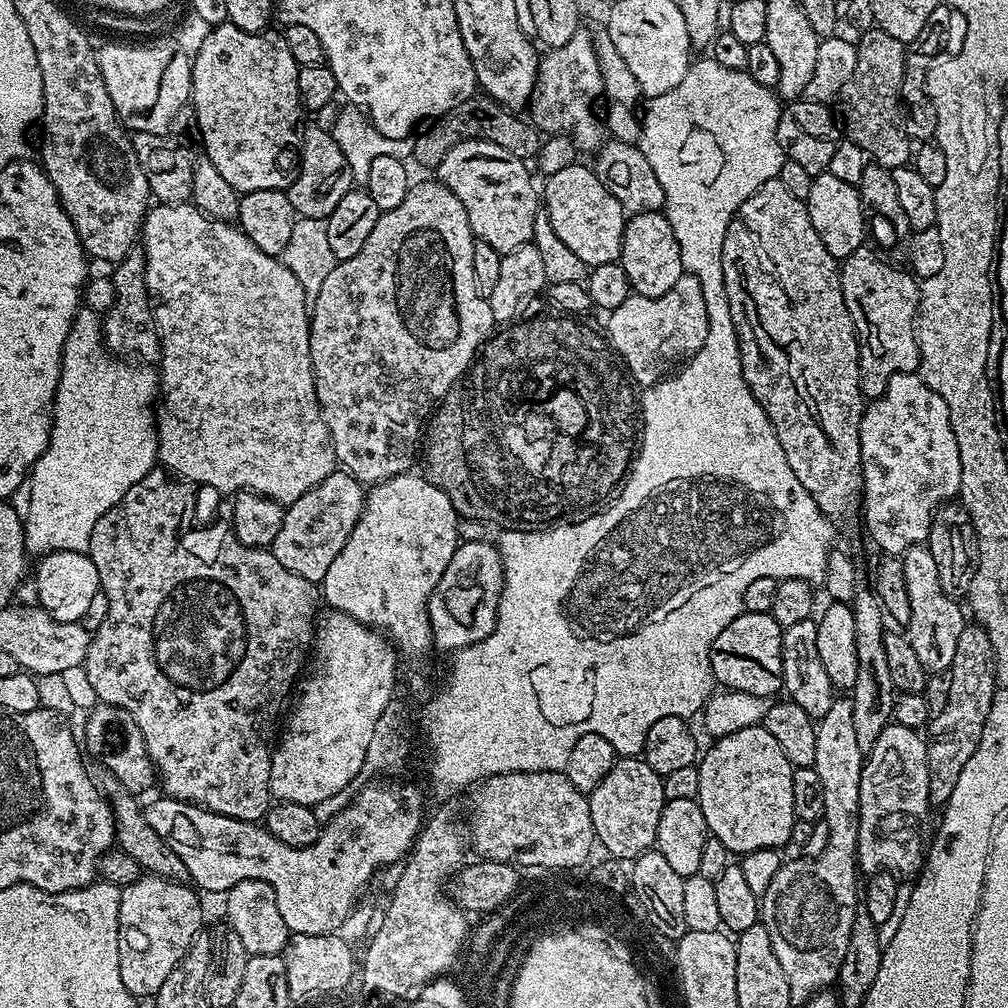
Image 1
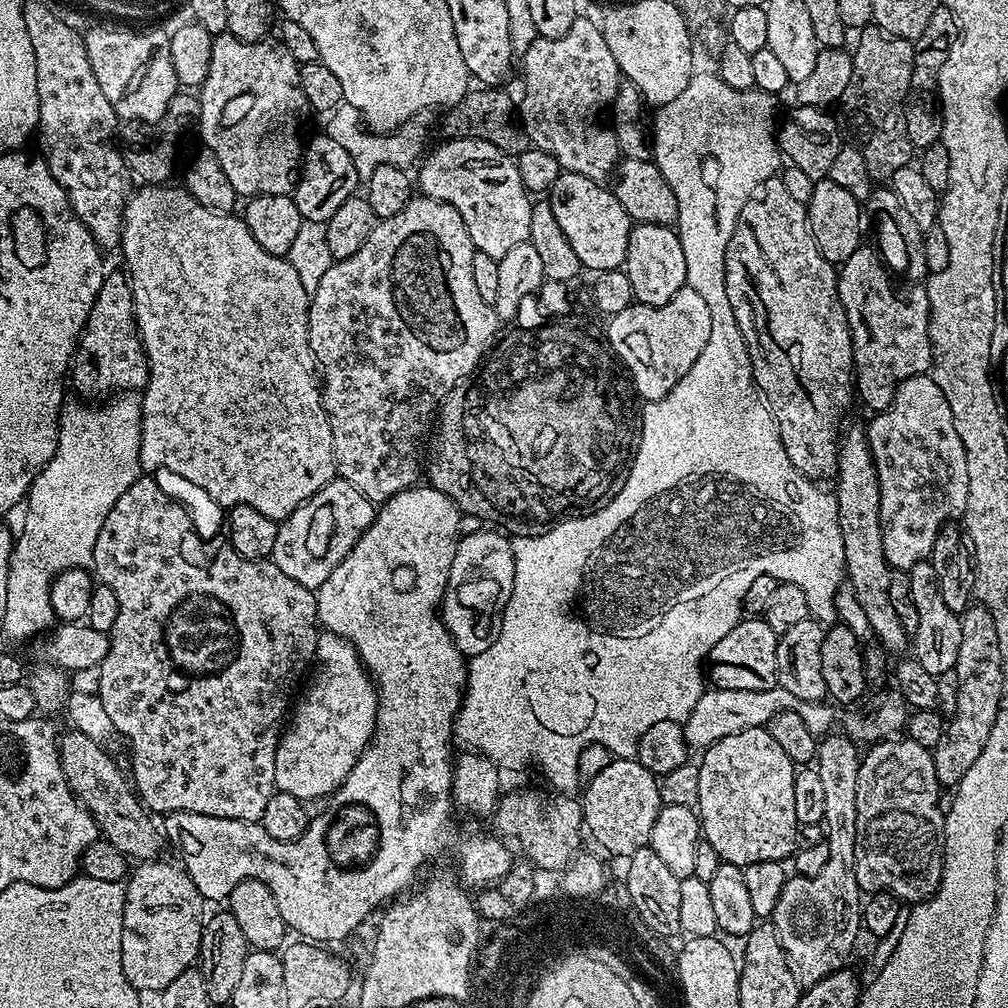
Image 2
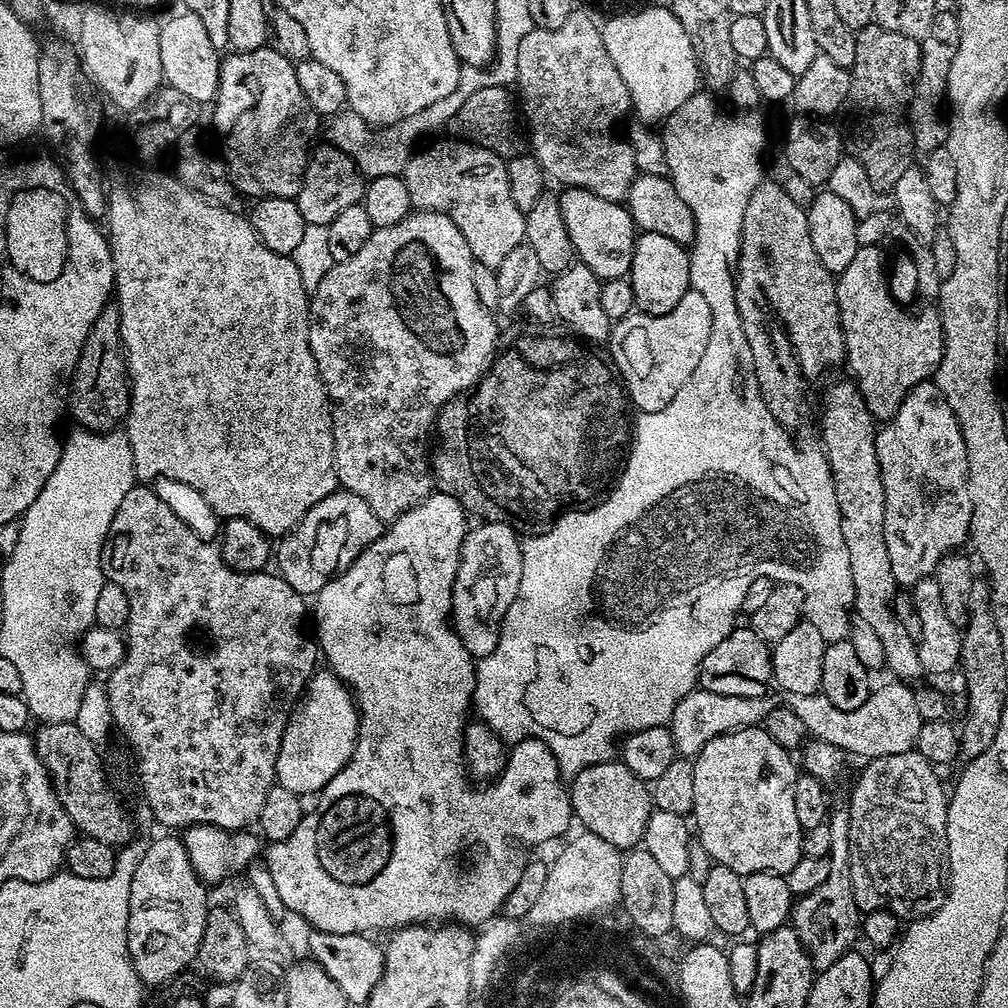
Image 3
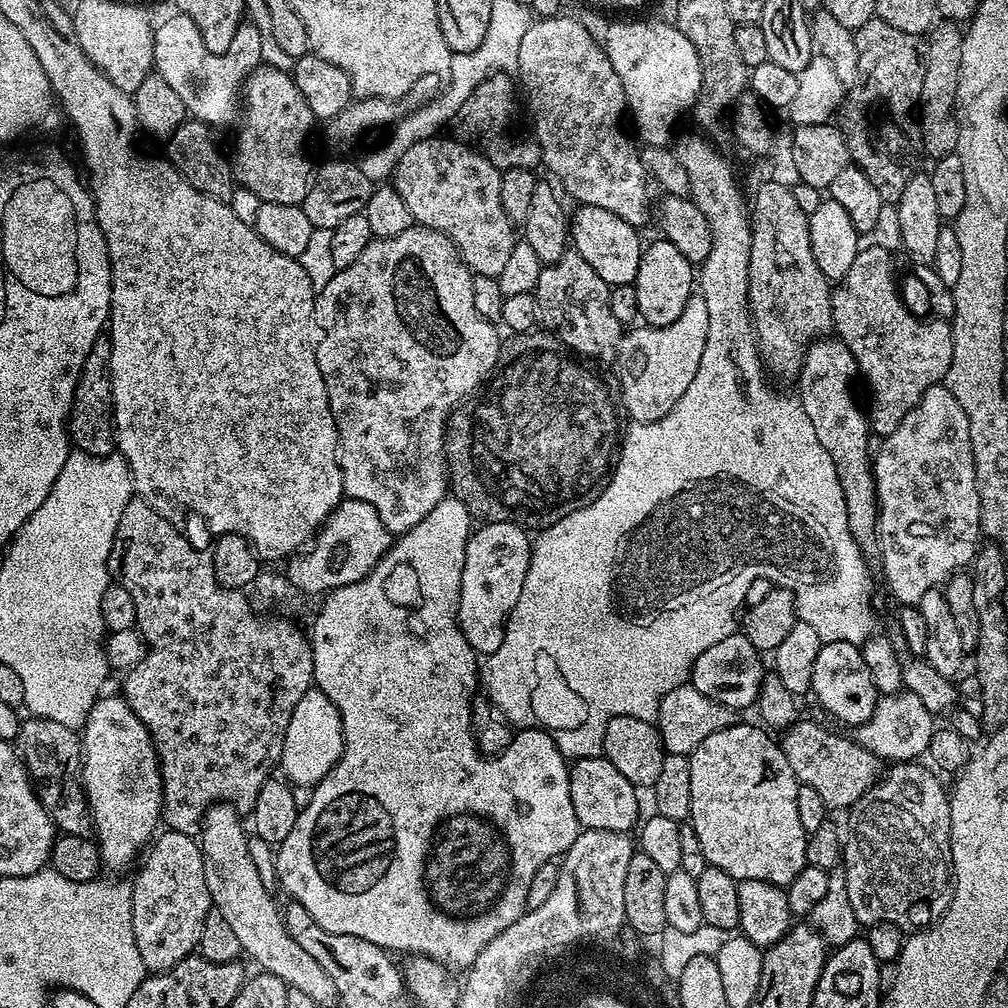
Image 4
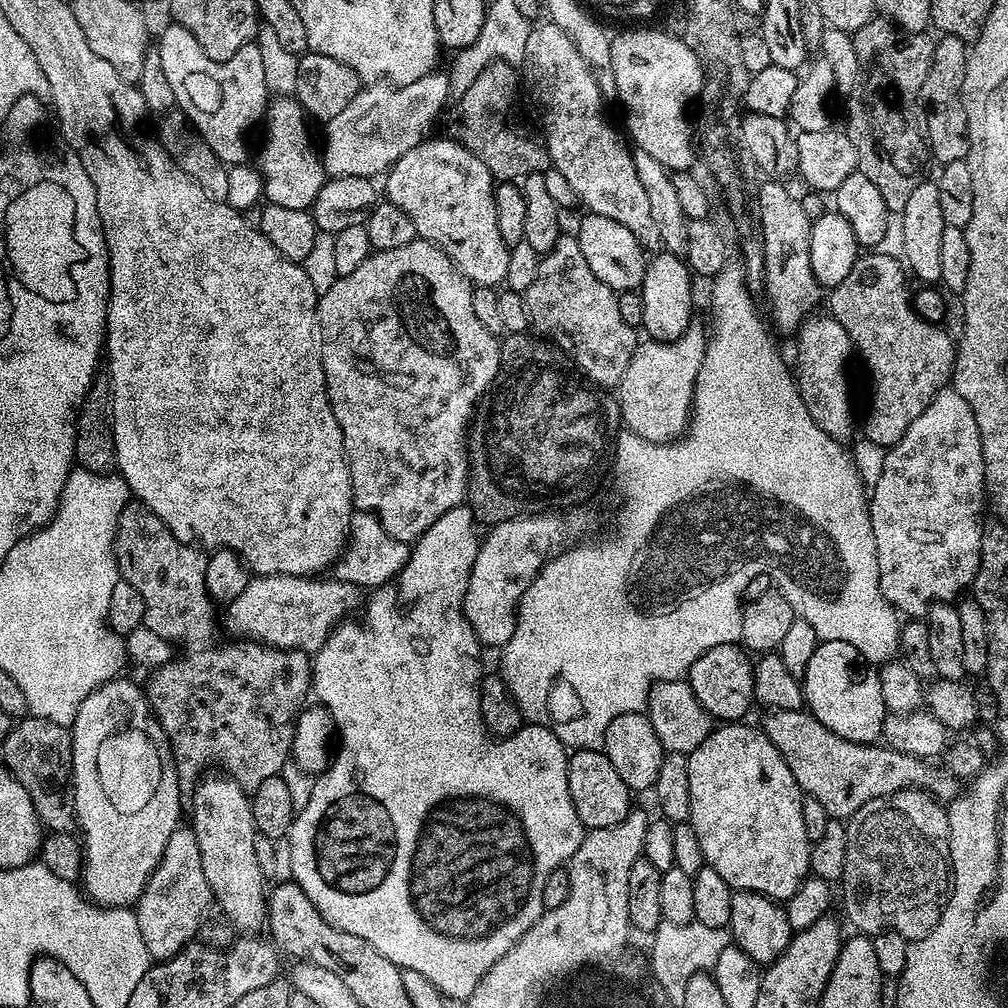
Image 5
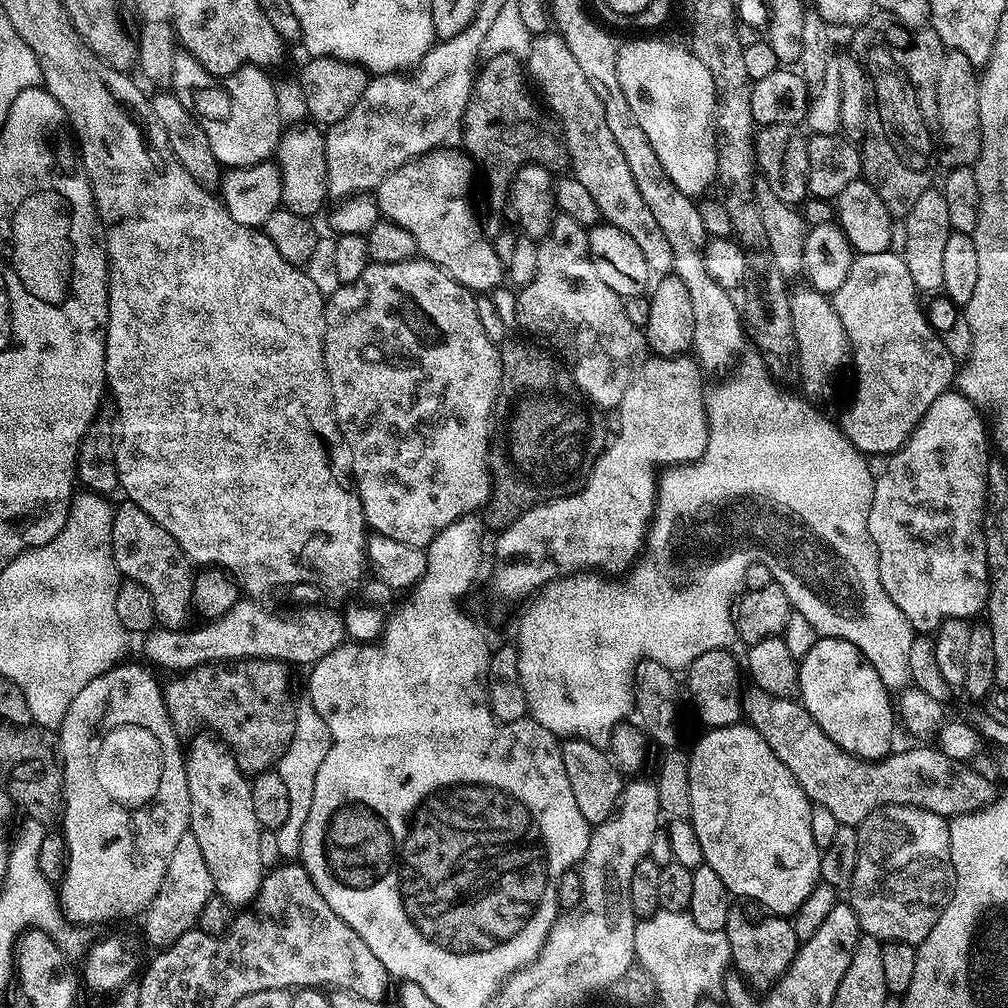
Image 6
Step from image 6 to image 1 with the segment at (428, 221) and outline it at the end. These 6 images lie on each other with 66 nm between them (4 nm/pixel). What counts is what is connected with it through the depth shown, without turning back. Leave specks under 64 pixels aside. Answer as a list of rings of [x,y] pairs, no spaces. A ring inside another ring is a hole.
[[[467,140],[451,148],[442,158],[438,179],[455,194],[466,210],[466,218],[477,240],[506,253],[529,243],[534,234],[534,218],[538,211],[538,188],[532,185],[529,165],[510,150],[485,140]]]

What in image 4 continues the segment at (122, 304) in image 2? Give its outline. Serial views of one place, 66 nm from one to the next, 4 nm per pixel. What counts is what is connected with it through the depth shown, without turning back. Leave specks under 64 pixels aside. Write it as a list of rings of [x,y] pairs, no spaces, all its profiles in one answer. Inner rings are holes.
[[[101,338],[94,342],[82,366],[82,374],[74,390],[72,409],[66,421],[75,451],[91,456],[111,456],[117,451],[116,422],[112,411],[112,375],[108,369],[111,349],[112,345],[107,339]]]

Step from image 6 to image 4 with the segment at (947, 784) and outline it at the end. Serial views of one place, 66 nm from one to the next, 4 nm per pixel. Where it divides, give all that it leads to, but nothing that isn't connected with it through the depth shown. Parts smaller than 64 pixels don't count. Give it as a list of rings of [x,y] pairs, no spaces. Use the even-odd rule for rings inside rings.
[[[801,718],[783,729],[782,736],[784,740],[779,741],[779,746],[786,754],[786,762],[790,762],[790,770],[794,770],[800,784],[810,786],[810,790],[817,792],[825,809],[851,808],[858,798],[862,798],[862,794],[866,794],[866,790],[875,786],[882,775],[880,757],[863,748],[851,735],[839,736],[812,720]]]

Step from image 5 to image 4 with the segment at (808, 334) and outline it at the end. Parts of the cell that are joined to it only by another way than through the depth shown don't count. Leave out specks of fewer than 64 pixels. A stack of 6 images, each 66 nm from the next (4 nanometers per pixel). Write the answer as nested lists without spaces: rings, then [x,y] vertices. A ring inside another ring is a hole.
[[[821,338],[810,344],[803,353],[798,370],[798,399],[806,410],[806,418],[818,434],[842,486],[842,498],[846,498],[846,518],[850,522],[852,536],[865,553],[875,553],[878,548],[876,523],[880,517],[880,503],[876,501],[876,475],[872,472],[873,449],[868,449],[868,414],[865,405],[856,397],[859,368],[849,348],[838,338]]]

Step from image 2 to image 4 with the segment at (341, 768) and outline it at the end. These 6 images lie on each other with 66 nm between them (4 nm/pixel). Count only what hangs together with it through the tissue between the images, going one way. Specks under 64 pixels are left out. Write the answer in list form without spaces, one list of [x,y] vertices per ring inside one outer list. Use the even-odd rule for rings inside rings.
[[[308,688],[306,694],[302,694],[298,706],[294,706],[294,714],[290,714],[290,726],[286,726],[286,742],[282,742],[282,754],[278,765],[283,779],[296,786],[315,786],[322,778],[326,778],[326,774],[330,774],[330,770],[340,761],[343,752],[344,727],[340,721],[340,711],[333,706],[330,698],[326,698],[321,688]]]

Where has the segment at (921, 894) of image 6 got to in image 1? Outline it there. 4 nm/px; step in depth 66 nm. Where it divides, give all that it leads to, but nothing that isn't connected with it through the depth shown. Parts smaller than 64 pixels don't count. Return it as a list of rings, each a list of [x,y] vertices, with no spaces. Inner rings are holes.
[[[888,723],[874,748],[864,758],[856,851],[861,873],[891,872],[897,878],[912,878],[924,866],[926,836],[924,840],[923,816],[930,811],[930,770],[928,741],[920,735],[910,726]]]

